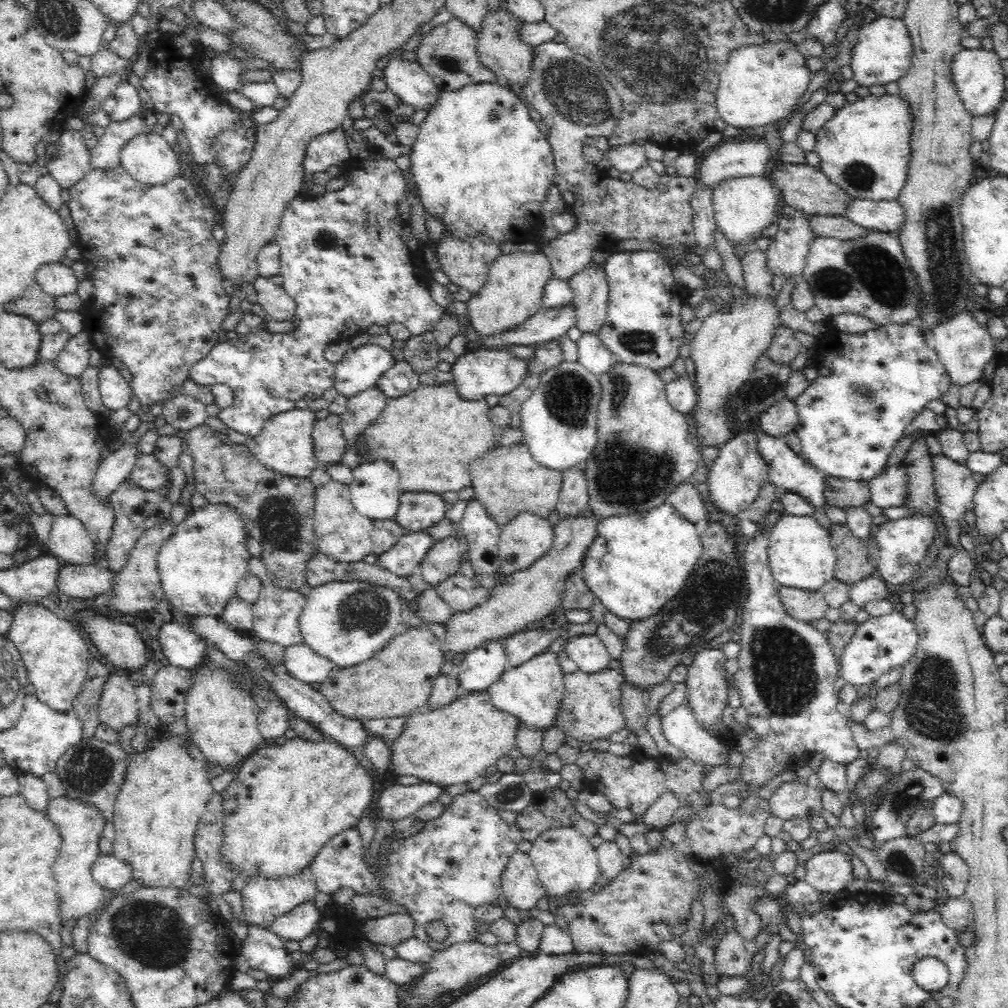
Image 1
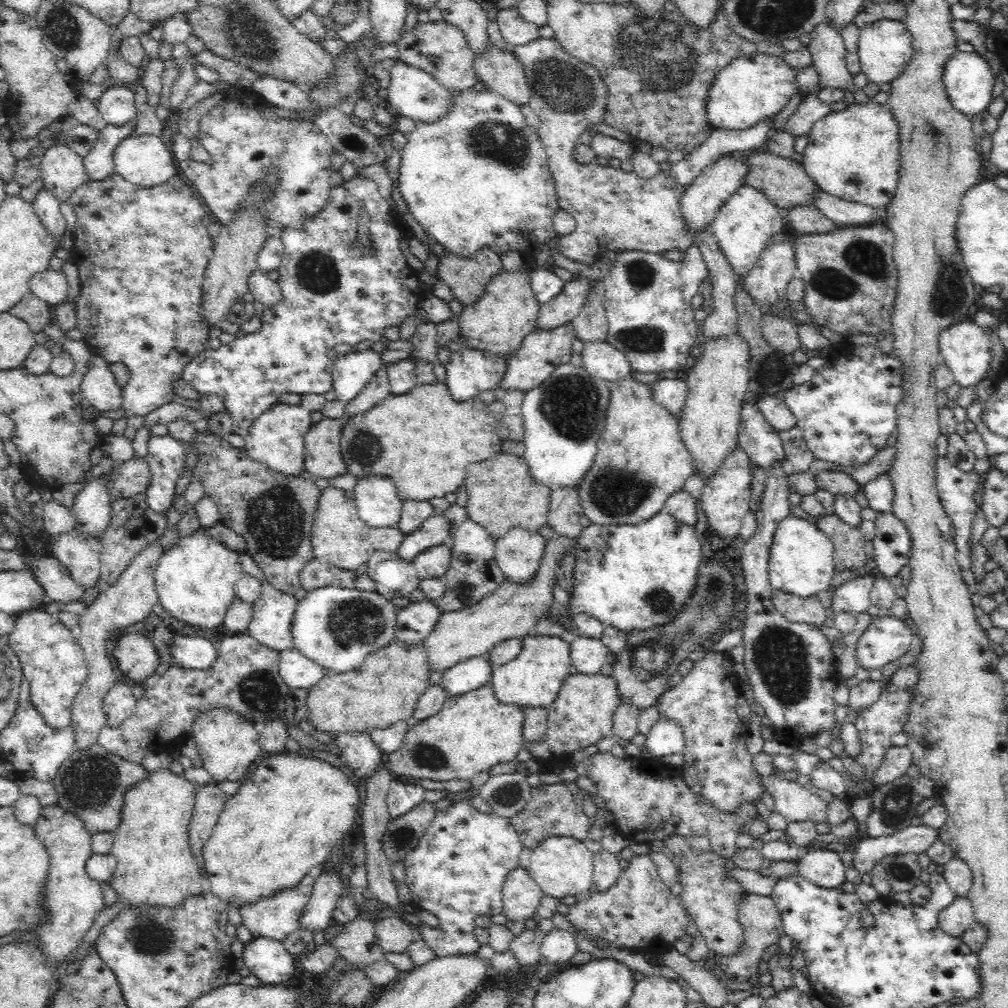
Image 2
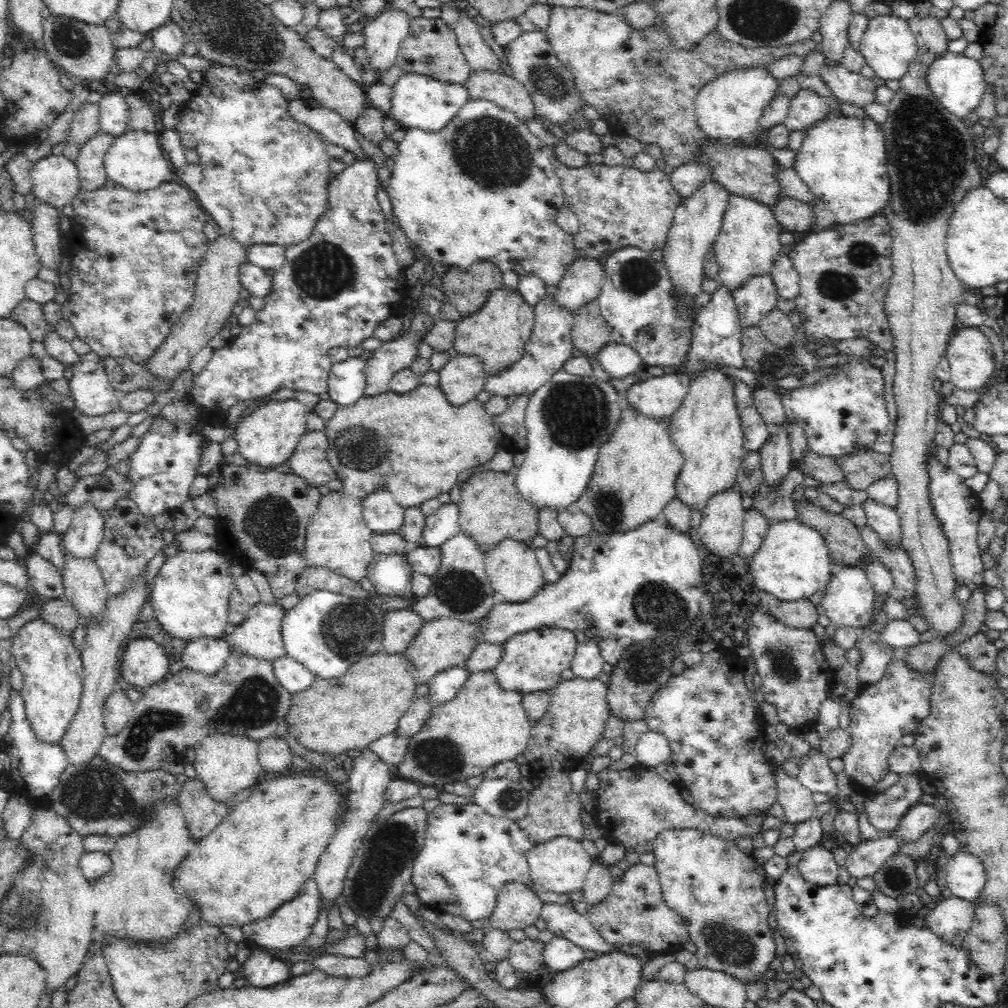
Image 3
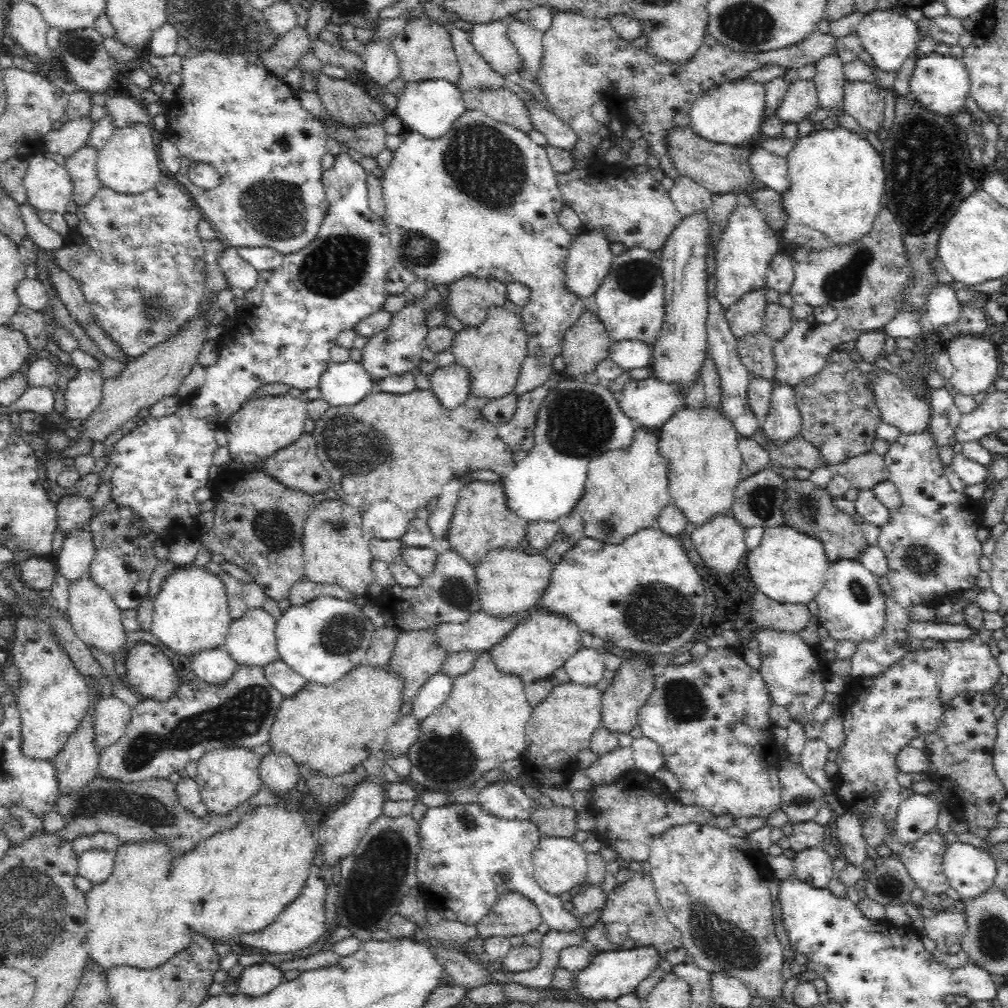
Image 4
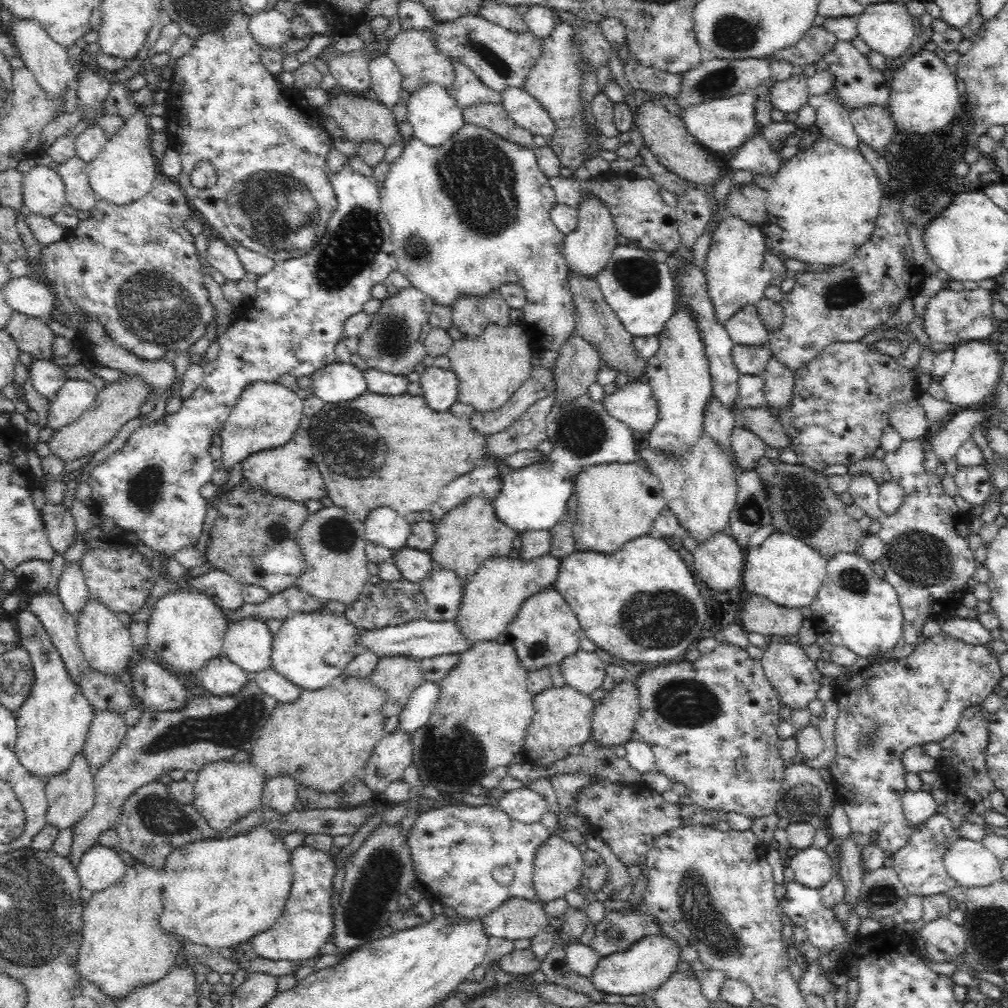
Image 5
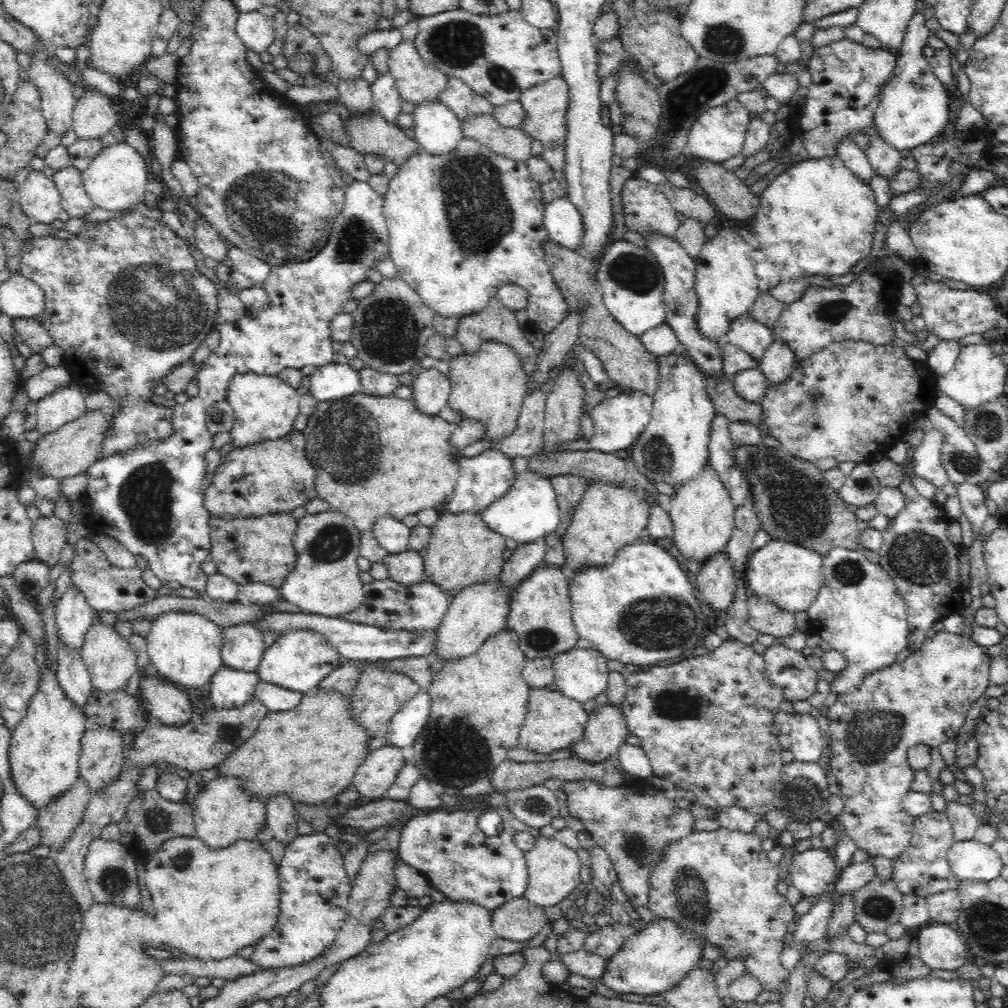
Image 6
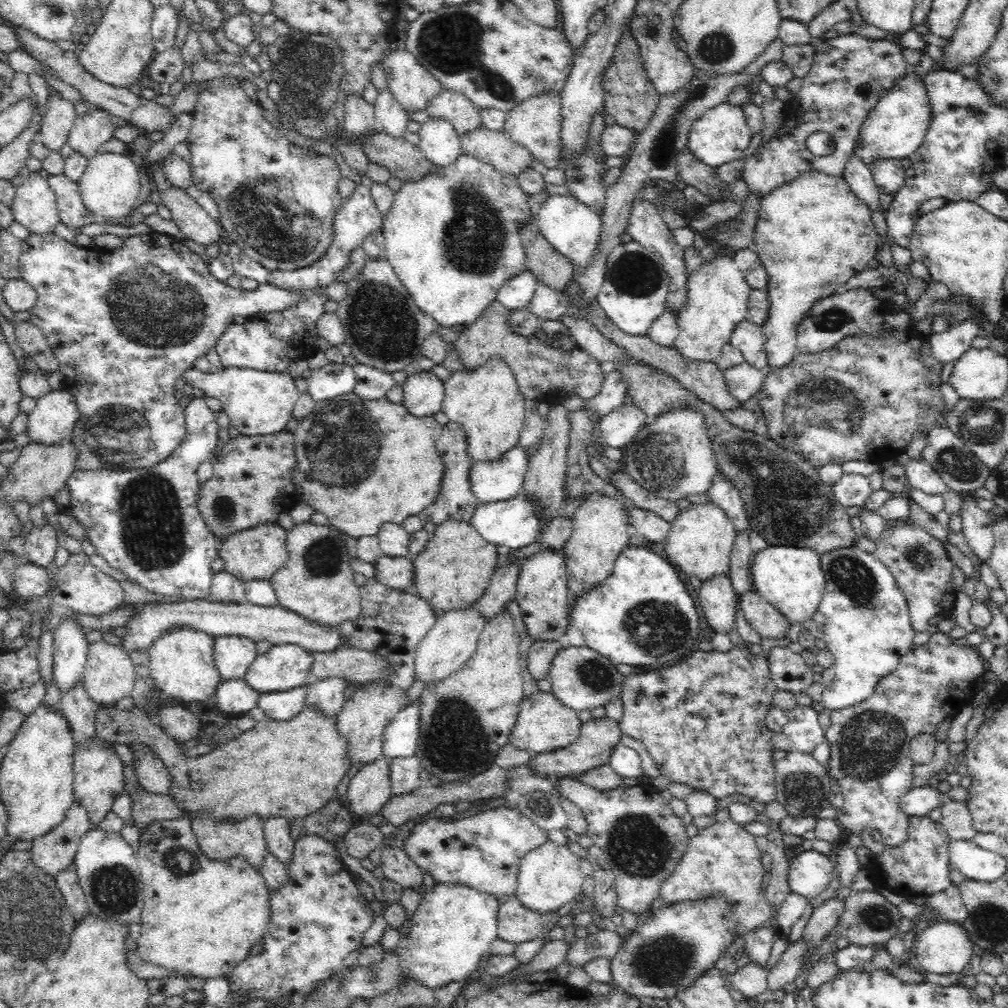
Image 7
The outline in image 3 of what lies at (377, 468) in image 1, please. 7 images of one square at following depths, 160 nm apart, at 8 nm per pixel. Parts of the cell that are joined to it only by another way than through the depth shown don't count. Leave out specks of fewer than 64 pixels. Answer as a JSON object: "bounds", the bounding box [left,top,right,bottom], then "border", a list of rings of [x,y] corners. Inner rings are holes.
{"bounds":[361,489,405,534],"border":[[[376,489],[361,504],[364,523],[373,534],[399,534],[405,509],[395,502],[392,492]]]}

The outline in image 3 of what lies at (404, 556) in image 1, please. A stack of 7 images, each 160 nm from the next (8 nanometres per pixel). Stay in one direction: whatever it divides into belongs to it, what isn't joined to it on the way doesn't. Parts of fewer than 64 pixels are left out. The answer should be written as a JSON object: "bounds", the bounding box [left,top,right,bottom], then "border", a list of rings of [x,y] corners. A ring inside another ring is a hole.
{"bounds":[416,502,460,548],"border":[[[453,502],[443,505],[440,510],[428,516],[422,538],[416,546],[438,548],[452,538],[460,529],[459,508]]]}

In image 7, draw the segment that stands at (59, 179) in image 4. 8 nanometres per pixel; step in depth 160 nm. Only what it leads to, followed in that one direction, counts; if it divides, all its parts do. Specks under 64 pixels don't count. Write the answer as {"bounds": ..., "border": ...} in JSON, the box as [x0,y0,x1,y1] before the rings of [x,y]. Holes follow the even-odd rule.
{"bounds":[10,172,59,234],"border":[[[38,172],[23,177],[22,184],[16,187],[10,210],[14,220],[34,234],[50,232],[59,222],[54,191]]]}

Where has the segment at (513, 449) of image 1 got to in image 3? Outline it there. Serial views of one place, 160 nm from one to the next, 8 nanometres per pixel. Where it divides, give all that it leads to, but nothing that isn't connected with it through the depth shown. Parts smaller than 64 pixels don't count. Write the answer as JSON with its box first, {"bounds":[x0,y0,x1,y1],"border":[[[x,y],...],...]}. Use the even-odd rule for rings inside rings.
{"bounds":[457,468,539,552],"border":[[[516,468],[508,472],[484,470],[474,472],[462,483],[462,499],[457,504],[460,529],[467,536],[475,538],[484,552],[488,552],[506,538],[524,542],[532,540],[539,532],[539,506],[535,506],[519,493],[516,476]]]}

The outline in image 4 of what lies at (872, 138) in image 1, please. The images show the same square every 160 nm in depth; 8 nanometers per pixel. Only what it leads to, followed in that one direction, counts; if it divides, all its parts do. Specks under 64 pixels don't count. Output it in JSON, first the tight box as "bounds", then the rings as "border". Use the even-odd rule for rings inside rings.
{"bounds":[780,125,886,252],"border":[[[839,125],[834,130],[812,131],[804,137],[798,137],[786,159],[790,190],[782,192],[782,199],[788,211],[788,220],[780,235],[787,252],[800,245],[827,249],[838,243],[858,240],[871,231],[873,220],[876,220],[878,213],[886,208],[886,179],[882,155],[874,149],[867,137]]]}

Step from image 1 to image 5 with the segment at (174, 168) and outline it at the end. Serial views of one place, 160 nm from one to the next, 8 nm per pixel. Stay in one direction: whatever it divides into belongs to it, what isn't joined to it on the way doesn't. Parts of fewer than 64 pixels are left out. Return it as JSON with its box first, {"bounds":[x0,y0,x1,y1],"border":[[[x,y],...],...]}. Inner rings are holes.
{"bounds":[88,107,158,204],"border":[[[147,107],[125,120],[124,126],[108,139],[100,154],[88,163],[88,180],[98,199],[116,204],[128,204],[138,200],[152,188],[158,174],[158,160],[150,147],[152,130],[145,114]]]}

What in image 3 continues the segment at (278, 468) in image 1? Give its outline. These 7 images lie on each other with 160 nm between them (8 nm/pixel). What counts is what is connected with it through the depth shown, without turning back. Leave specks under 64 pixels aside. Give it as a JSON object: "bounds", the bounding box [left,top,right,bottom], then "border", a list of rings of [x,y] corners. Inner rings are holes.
{"bounds":[234,399,307,469],"border":[[[296,399],[270,400],[260,403],[258,409],[237,421],[237,426],[234,428],[237,452],[247,461],[265,468],[271,469],[288,464],[300,437],[307,431],[306,415],[300,401]]]}

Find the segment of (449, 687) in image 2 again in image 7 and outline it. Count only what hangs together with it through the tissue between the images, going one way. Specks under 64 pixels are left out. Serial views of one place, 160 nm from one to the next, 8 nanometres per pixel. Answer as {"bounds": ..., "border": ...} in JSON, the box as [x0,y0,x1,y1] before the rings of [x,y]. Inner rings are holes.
{"bounds":[383,700,420,758],"border":[[[419,700],[406,705],[386,725],[383,754],[388,758],[415,756],[420,735]]]}

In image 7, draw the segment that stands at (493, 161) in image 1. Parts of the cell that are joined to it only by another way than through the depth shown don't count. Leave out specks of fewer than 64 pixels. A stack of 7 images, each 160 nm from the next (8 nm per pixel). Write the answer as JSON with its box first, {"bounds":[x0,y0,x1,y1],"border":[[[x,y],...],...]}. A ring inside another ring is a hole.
{"bounds":[382,153,571,327],"border":[[[461,153],[456,157],[455,161],[452,161],[449,165],[438,165],[435,169],[432,169],[429,173],[421,176],[419,179],[414,177],[406,177],[401,180],[400,188],[393,192],[393,203],[390,210],[384,215],[384,222],[382,228],[382,234],[385,238],[387,262],[390,267],[394,269],[394,272],[398,275],[398,278],[408,292],[414,297],[416,305],[424,311],[424,313],[434,317],[437,323],[446,327],[451,327],[459,324],[470,324],[474,322],[485,310],[485,308],[497,298],[500,287],[514,276],[528,272],[527,266],[527,254],[526,247],[522,243],[522,228],[530,222],[535,222],[537,218],[534,218],[532,214],[532,207],[528,204],[528,198],[530,195],[522,189],[520,181],[518,181],[518,175],[506,175],[496,169],[494,164],[484,163],[480,161],[478,157],[472,155],[472,153]],[[537,281],[535,293],[528,306],[529,312],[542,322],[545,320],[560,320],[569,312],[571,306],[568,296],[556,289]]]}

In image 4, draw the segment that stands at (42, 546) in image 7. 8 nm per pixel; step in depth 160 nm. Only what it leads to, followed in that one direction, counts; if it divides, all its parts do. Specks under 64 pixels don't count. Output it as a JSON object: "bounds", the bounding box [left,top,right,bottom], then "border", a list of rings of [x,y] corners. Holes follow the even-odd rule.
{"bounds":[56,494,94,534],"border":[[[80,494],[62,496],[56,504],[57,527],[65,534],[88,526],[94,514],[94,498]]]}

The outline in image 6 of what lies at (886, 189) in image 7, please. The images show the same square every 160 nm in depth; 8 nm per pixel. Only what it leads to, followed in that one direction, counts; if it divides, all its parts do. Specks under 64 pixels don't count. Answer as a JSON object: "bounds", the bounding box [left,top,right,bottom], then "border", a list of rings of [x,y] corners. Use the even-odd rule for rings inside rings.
{"bounds":[864,123,902,178],"border":[[[874,123],[864,130],[864,134],[868,136],[868,146],[866,146],[865,153],[872,170],[888,178],[898,174],[902,159],[900,151],[890,142],[884,140],[882,133],[878,131]]]}

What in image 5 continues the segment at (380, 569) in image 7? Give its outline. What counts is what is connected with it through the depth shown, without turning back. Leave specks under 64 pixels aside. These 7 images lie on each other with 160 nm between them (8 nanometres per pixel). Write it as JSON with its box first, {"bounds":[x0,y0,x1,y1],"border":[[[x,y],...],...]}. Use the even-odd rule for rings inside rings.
{"bounds":[392,546,436,582],"border":[[[406,546],[396,550],[392,560],[402,571],[402,578],[414,582],[424,580],[436,567],[429,551]]]}

